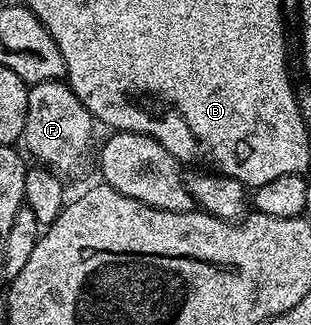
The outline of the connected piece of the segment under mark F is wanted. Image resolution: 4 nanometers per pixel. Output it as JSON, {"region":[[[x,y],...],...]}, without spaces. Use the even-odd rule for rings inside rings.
{"region":[[[55,79],[29,86],[22,147],[29,156],[32,154],[36,158],[33,160],[37,164],[47,167],[61,177],[78,174],[83,169],[88,154],[91,151],[93,154],[94,151],[92,127],[94,128],[92,115],[86,109],[86,105],[78,101],[67,82]]]}

